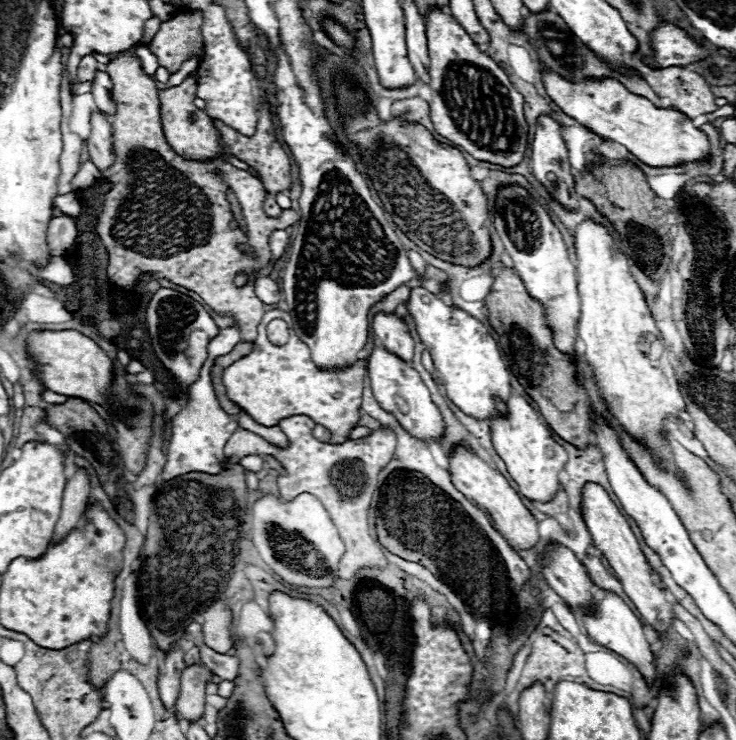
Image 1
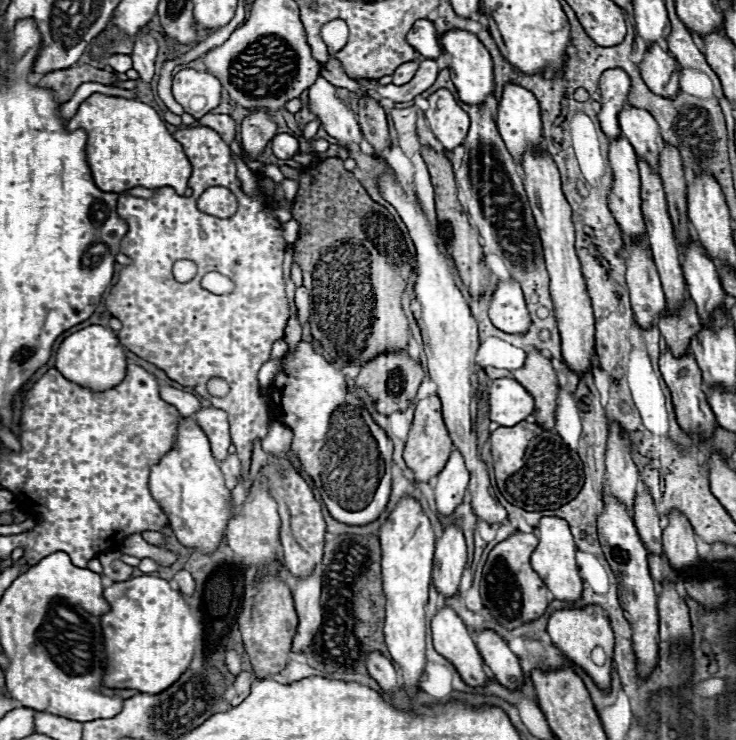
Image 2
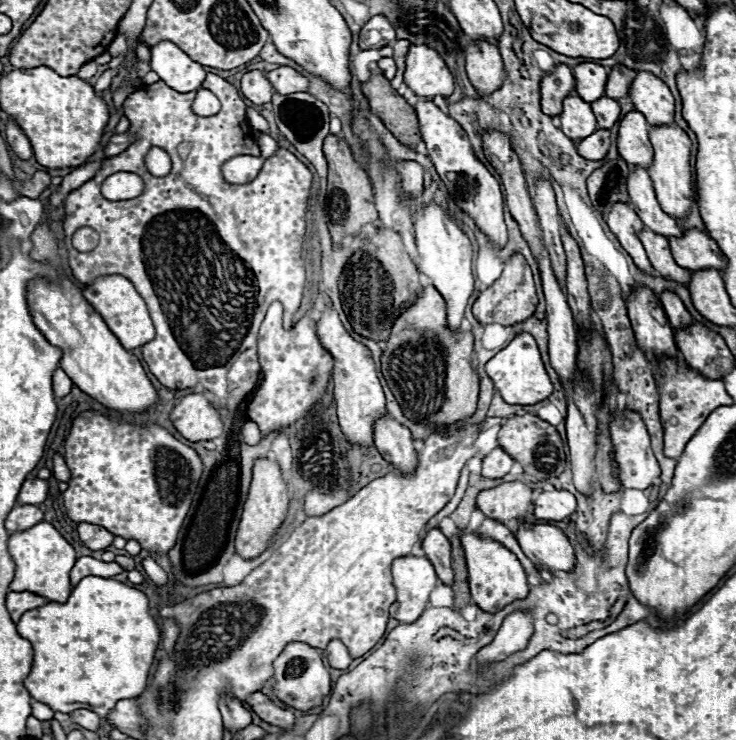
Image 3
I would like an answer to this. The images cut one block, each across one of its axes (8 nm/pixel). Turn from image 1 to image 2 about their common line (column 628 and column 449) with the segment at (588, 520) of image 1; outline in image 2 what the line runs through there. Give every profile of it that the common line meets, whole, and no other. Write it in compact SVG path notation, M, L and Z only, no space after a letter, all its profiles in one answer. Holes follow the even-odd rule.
M450 524L448 528L442 530L442 538L436 542L434 566L432 566L434 586L444 598L458 594L458 586L466 562L468 562L468 554L466 554L466 542L462 530Z

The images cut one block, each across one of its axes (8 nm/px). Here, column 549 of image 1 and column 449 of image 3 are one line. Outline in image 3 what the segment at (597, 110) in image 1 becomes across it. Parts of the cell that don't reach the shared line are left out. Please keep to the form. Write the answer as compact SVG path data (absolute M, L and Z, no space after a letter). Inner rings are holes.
M410 44L406 54L404 82L416 96L432 98L436 94L450 96L454 90L454 78L436 50L426 44Z

